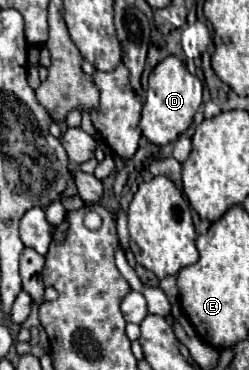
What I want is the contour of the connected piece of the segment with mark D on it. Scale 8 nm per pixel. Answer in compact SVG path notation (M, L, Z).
M168 56L154 68L148 86L150 90L146 92L140 130L152 144L164 146L174 142L192 124L192 118L202 104L202 82L190 74L176 56Z

